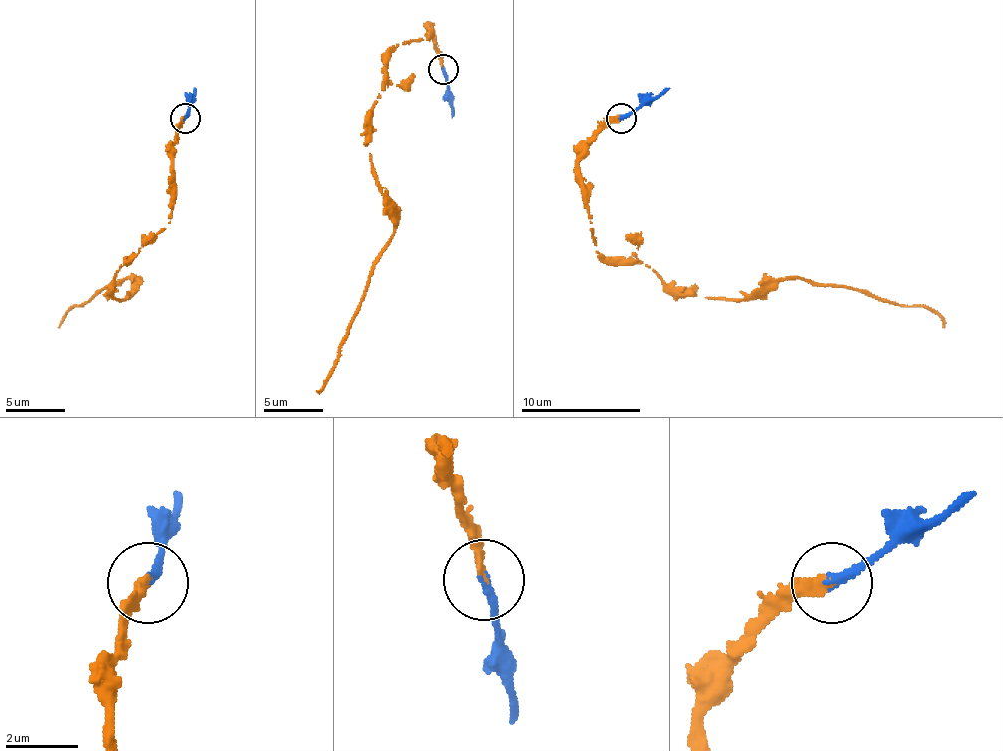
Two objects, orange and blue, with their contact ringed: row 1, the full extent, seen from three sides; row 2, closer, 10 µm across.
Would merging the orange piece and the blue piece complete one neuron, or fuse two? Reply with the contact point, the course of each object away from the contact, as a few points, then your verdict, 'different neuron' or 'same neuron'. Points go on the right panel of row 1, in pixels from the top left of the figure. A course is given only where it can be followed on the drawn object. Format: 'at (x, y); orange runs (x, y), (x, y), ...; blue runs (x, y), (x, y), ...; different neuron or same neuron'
at (621, 118); orange runs (622, 119), (577, 163), (607, 259), (724, 298), (762, 298), (786, 280), (852, 286), (927, 307), (945, 328); blue runs (622, 119), (670, 89); same neuron

